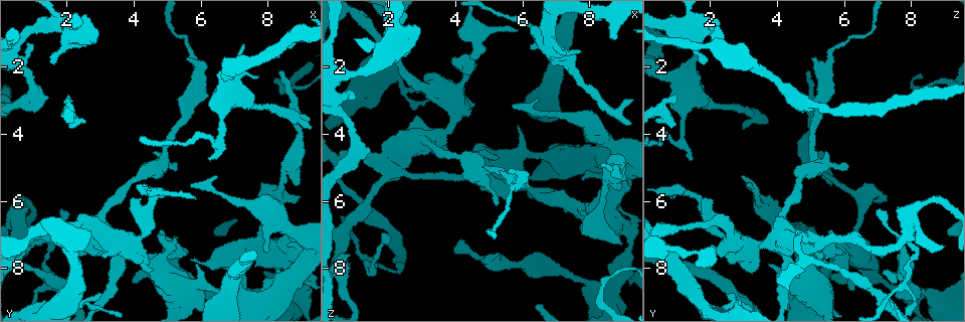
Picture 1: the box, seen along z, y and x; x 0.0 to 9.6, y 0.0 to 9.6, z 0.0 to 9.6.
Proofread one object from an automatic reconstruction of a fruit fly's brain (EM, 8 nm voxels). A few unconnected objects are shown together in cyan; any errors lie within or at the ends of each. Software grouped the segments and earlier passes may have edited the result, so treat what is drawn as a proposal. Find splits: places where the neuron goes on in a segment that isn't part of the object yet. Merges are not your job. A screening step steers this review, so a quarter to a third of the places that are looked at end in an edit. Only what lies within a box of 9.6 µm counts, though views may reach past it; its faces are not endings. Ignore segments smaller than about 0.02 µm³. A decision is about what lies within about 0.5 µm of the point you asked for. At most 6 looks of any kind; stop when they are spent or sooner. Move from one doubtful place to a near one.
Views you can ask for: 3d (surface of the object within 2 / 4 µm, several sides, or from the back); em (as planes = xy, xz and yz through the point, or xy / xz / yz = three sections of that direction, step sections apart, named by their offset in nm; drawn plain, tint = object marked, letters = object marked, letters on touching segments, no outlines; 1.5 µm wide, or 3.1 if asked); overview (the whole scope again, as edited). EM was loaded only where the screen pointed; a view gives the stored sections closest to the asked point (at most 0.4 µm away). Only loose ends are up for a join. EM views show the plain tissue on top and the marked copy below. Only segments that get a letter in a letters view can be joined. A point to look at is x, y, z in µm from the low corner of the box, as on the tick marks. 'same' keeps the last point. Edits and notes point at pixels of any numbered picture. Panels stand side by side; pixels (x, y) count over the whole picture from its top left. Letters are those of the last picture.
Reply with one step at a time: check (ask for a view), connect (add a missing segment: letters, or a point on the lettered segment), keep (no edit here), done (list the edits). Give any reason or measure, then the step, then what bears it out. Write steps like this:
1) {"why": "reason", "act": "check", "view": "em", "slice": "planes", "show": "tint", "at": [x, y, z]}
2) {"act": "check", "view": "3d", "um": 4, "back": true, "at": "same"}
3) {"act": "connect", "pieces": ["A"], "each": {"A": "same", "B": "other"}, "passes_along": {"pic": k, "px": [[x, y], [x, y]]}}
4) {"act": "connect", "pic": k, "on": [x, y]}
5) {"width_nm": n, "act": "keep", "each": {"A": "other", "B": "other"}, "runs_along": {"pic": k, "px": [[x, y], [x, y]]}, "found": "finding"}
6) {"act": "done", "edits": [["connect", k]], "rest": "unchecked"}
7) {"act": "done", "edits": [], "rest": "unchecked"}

{"why": "an open end", "act": "check", "view": "3d", "um": 2, "at": [4.50, 8.10, 3.10]}

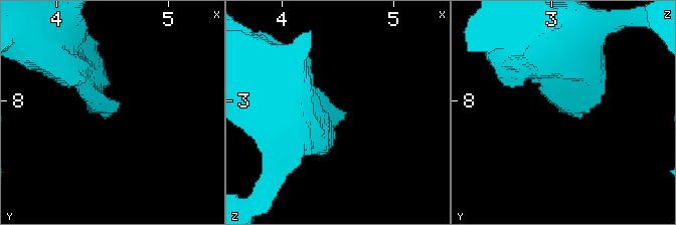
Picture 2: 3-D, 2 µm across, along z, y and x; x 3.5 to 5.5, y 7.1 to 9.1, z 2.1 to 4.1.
{"act": "check", "view": "em", "slice": "planes", "show": "letters", "at": [4.54, 8.08, 3.10]}

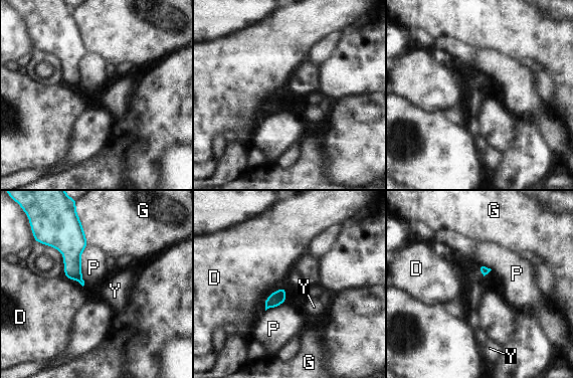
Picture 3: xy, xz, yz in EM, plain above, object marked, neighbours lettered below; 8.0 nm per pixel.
{"act": "keep", "each": {"D": "other", "G": "other", "P": "other", "Y": "other"}, "found": "none of them fits"}

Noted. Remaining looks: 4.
{"why": "an open end", "act": "check", "view": "3d", "um": 2, "at": [5.25, 4.85, 6.15]}

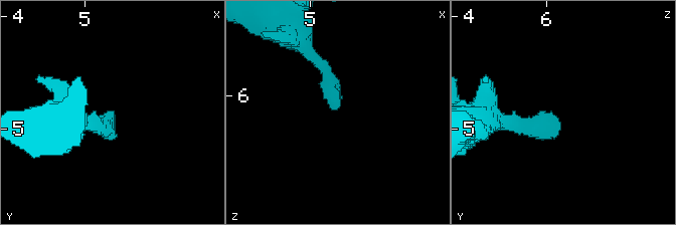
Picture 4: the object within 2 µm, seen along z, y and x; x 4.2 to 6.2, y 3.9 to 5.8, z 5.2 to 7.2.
{"why": "now the EM", "act": "check", "view": "em", "slice": "planes", "show": "letters", "at": [5.26, 4.92, 6.14]}

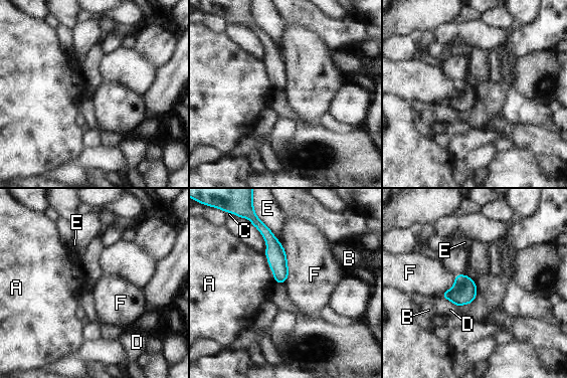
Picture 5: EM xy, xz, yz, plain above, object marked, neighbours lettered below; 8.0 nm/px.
{"longest_contact_nm": ["F", 340], "act": "keep", "each": {"A": "other", "B": "other", "C": "other", "D": "other", "E": "other", "F": "other"}, "runs_along": {"pic": 5, "px": [[264, 229], [272, 242], [280, 280]]}, "found": "none of them fits"}

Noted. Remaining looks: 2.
{"act": "done", "edits": [], "rest": "unchecked"}

